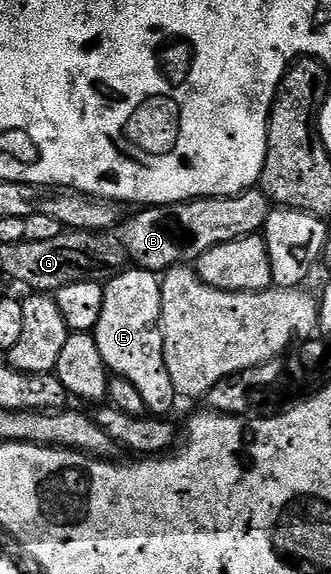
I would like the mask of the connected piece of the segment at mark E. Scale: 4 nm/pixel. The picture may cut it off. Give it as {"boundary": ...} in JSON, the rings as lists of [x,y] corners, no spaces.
{"boundary":[[[128,268],[125,274],[112,278],[103,287],[104,299],[100,315],[90,338],[95,353],[104,366],[108,365],[117,378],[124,378],[144,396],[149,403],[160,406],[174,398],[163,369],[152,363],[152,350],[148,347],[148,329],[153,329],[160,309],[160,288],[155,273],[148,270]]]}

